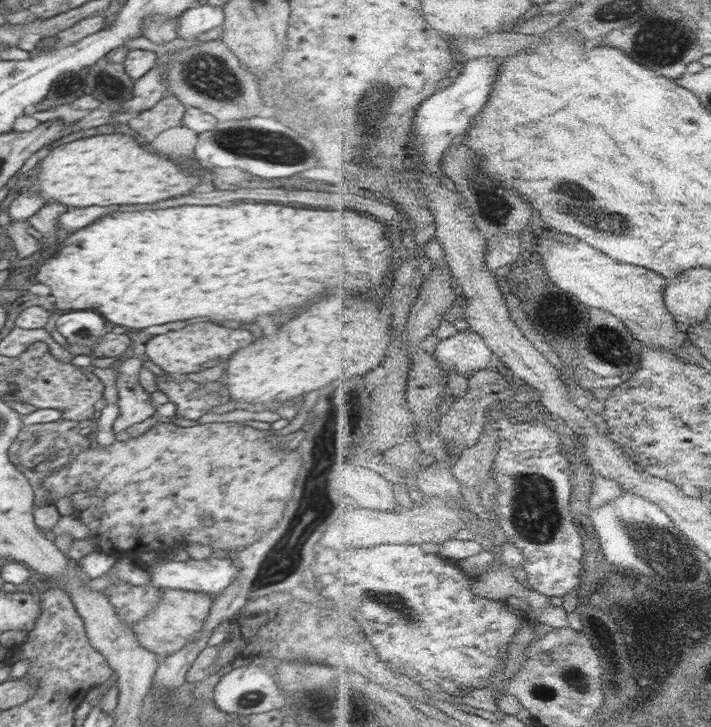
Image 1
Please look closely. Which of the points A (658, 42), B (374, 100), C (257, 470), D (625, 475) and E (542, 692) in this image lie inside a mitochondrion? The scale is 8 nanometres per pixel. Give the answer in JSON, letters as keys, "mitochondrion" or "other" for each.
{"A":"mitochondrion","B":"mitochondrion","C":"other","D":"other","E":"mitochondrion"}

